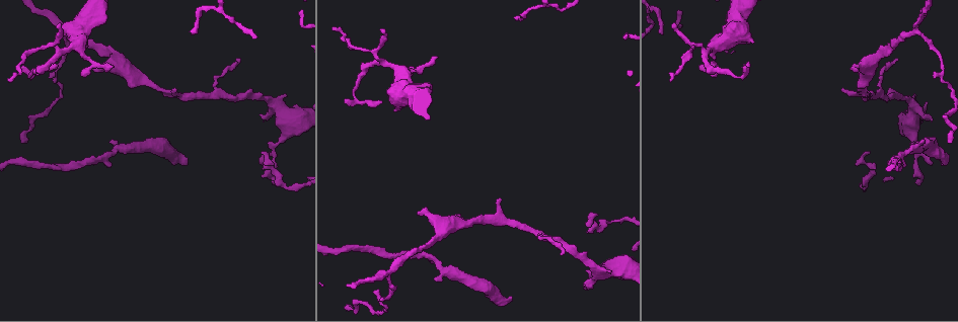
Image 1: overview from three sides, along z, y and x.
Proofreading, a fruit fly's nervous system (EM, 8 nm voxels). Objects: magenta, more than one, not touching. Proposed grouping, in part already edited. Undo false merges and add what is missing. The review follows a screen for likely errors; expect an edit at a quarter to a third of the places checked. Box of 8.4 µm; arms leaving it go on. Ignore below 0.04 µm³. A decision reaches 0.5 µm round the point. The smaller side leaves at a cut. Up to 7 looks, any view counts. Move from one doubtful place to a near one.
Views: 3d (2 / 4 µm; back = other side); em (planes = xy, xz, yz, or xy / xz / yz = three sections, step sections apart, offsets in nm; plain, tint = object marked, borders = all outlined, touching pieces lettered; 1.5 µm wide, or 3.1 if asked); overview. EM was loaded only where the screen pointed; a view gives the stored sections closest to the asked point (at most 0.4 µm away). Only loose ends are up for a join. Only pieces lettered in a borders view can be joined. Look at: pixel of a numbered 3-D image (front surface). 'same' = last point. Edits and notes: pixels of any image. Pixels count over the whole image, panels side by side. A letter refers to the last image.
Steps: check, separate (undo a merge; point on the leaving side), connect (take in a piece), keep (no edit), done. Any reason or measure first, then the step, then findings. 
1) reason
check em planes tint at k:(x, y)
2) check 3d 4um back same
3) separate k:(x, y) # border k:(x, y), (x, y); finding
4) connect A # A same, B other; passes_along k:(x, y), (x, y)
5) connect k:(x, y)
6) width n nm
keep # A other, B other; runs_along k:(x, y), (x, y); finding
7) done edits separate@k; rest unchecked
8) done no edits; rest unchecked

an open end
check em planes borders at 1:(111, 68)

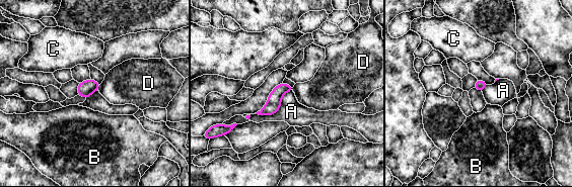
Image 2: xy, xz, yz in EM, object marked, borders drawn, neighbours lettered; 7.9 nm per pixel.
keep # A other, B other, C other, D other; border 2:(292, 90), (274, 113), (255, 113); none of them fits

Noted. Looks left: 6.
thin end
check em xy step 8 borders at 1:(672, 24)

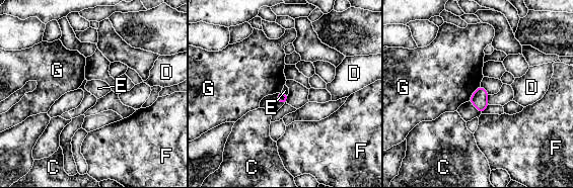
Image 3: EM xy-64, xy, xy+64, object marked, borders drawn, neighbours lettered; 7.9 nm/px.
check em planes borders same

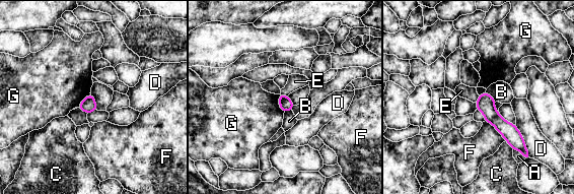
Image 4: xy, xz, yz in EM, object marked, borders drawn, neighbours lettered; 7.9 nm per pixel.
longest_contact F 240 nm
keep # A other, B other, C other, D other, E other, F other, G other; runs_along 4:(481, 98), (489, 112), (518, 144); none of them fits

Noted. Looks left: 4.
branch stops here
check em planes borders at 1:(587, 287)

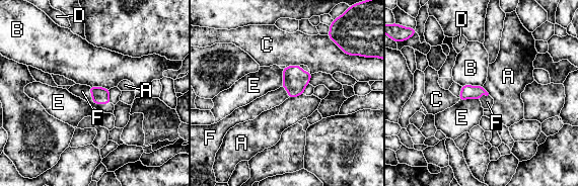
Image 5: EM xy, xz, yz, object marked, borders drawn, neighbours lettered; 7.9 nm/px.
connect F # A other, B other, C other, D other, E other, F same; passes_along 5:(100, 95), (94, 103), (82, 91); it goes on there

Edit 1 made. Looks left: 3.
done edits connect@5; rest unchecked

